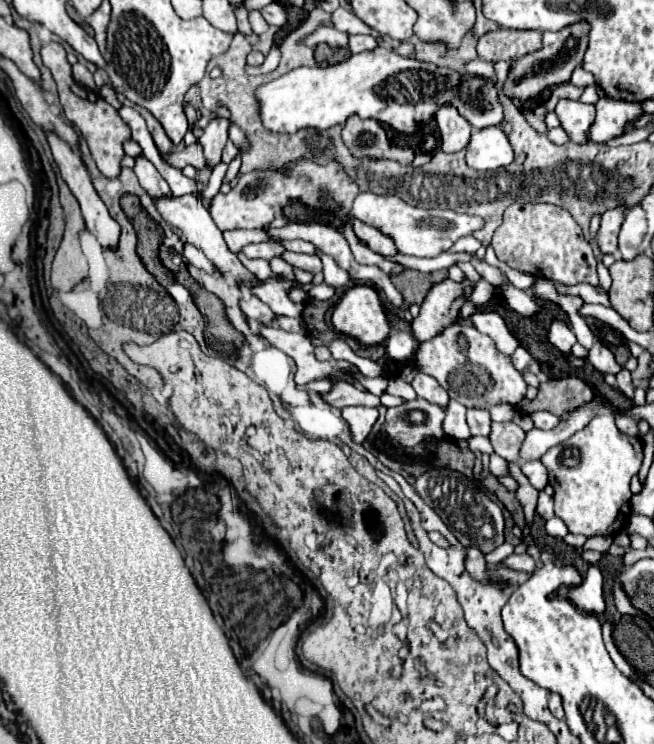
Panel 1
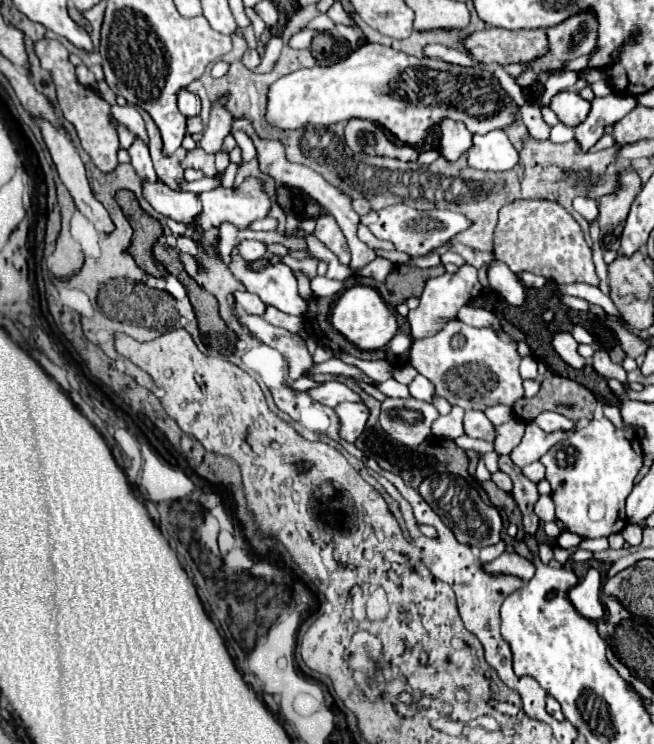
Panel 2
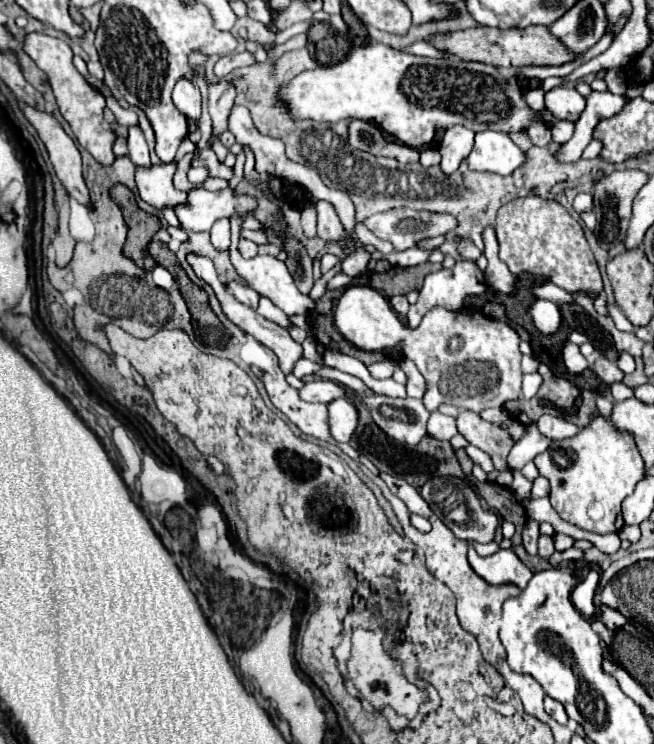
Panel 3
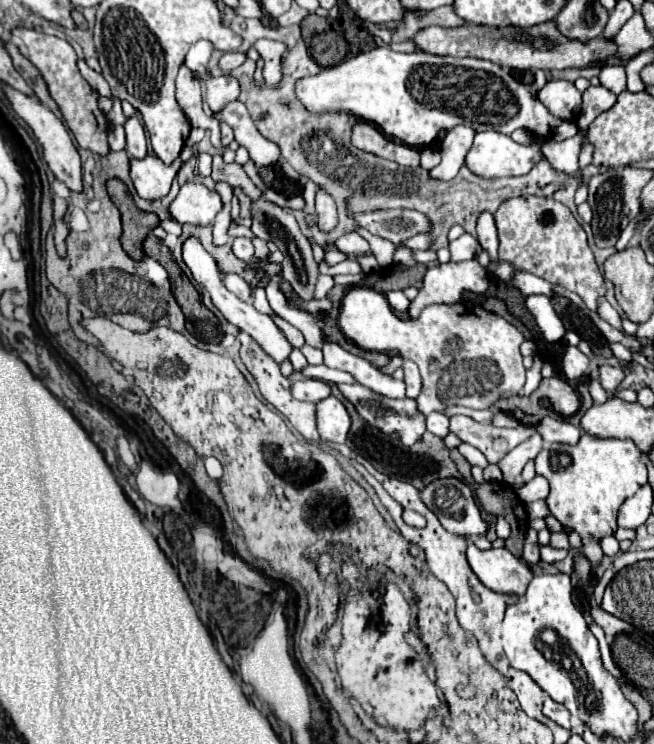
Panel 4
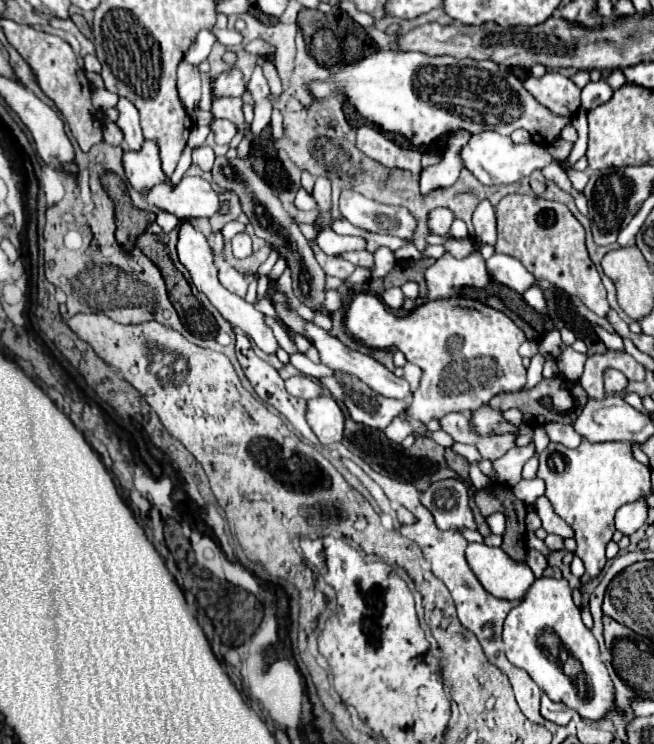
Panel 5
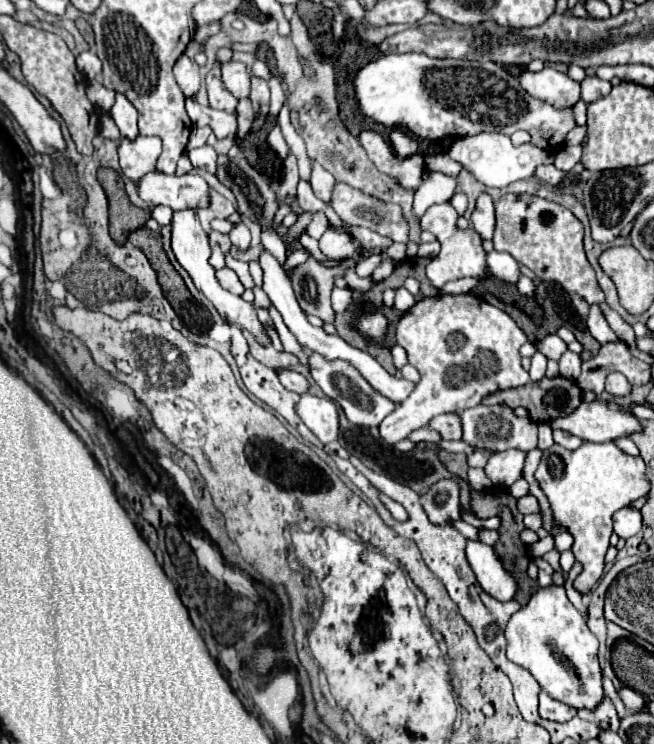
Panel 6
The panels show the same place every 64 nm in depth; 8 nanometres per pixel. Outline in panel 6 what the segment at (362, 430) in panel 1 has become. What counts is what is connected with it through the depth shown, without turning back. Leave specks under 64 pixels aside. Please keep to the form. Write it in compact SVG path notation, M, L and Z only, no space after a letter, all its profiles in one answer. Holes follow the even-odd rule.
M304 394L300 396L296 412L302 418L302 422L318 436L322 444L328 444L338 438L340 422L338 422L338 408L334 400Z

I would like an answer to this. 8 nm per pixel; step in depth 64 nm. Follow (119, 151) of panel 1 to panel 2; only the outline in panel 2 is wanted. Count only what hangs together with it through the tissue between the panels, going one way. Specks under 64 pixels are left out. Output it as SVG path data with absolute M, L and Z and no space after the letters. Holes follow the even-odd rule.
M40 40L40 42L36 42L36 54L40 58L42 68L46 68L46 70L52 72L62 114L64 114L64 118L70 124L74 124L74 128L76 128L76 132L80 136L82 148L90 154L92 162L96 164L96 168L100 172L104 172L104 174L114 172L116 166L118 166L116 156L118 156L120 144L118 144L118 132L112 126L110 104L106 100L102 100L98 96L98 92L94 92L92 88L86 88L86 86L82 86L78 82L74 66L68 60L68 50L62 46L62 42L58 42L58 40Z

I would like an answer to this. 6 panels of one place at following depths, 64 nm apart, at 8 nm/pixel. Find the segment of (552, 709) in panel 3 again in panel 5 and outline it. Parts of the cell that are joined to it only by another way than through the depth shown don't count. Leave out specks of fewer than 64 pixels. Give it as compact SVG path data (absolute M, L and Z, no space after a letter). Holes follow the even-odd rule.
M546 694L542 696L542 716L550 722L556 722L560 726L566 726L570 722L570 718L574 716L574 712L564 706L564 704L558 704L558 702L552 702Z

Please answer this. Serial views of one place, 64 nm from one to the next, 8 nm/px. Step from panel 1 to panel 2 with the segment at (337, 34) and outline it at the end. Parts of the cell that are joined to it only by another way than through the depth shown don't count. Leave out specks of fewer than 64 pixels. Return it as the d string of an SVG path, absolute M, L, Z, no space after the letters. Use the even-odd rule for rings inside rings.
M302 30L298 36L294 36L294 38L292 38L292 42L290 42L290 44L297 49L310 48L312 40L317 34L317 30Z

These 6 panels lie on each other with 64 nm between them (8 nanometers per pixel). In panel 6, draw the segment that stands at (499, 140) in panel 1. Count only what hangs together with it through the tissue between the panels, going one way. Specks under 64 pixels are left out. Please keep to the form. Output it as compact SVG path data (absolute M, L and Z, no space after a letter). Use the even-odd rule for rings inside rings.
M482 132L476 136L460 138L452 144L450 156L456 162L460 162L468 172L472 172L478 182L482 182L484 186L490 186L490 188L504 188L516 180L530 178L540 164L552 164L554 162L552 152L544 152L542 148L536 148L534 144L514 146L510 142L510 136L504 136L500 132Z

